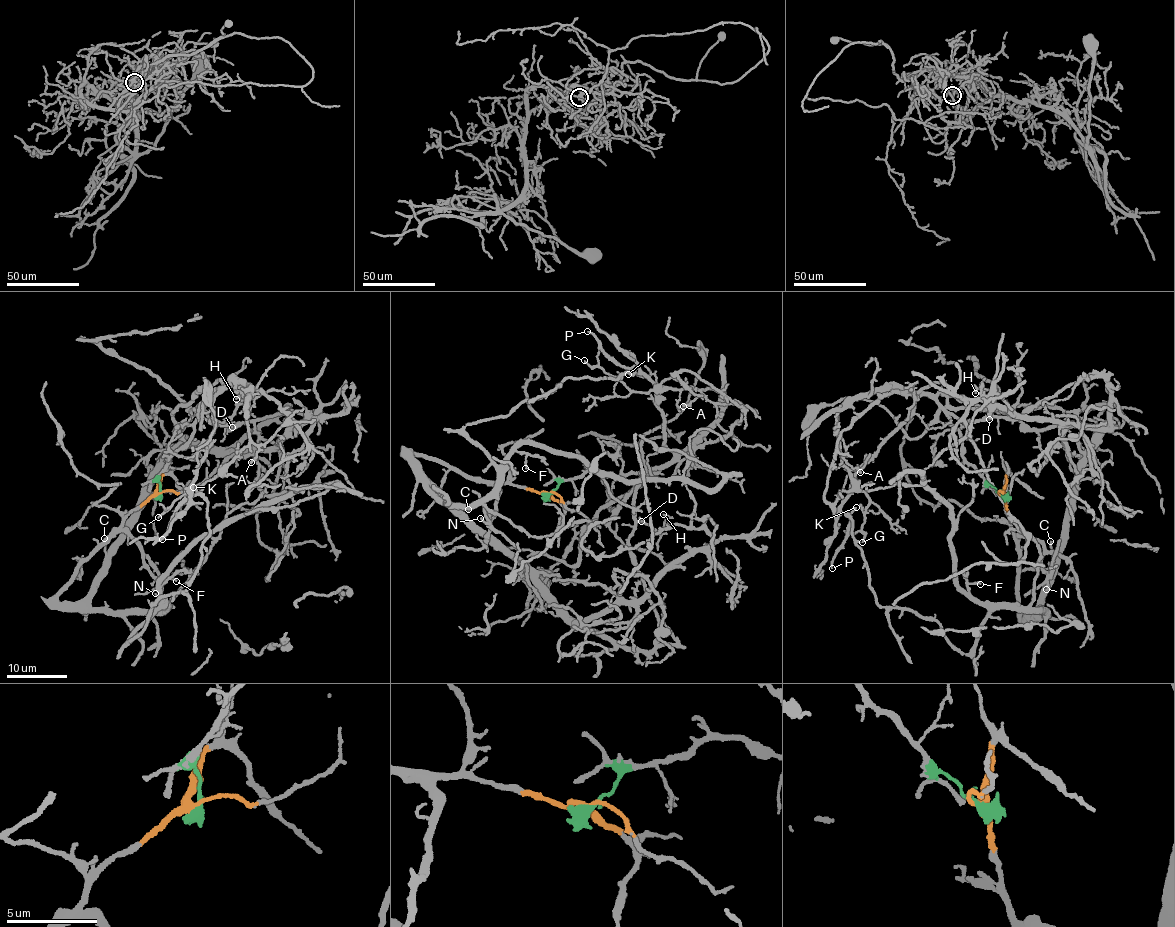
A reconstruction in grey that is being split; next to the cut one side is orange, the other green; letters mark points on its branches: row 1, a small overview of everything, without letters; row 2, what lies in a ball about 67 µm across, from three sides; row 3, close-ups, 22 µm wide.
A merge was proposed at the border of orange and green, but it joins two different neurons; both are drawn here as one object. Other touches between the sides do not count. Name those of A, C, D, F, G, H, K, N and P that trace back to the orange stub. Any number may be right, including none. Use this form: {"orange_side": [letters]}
{"orange_side": ["C", "F", "K", "N", "P"]}

